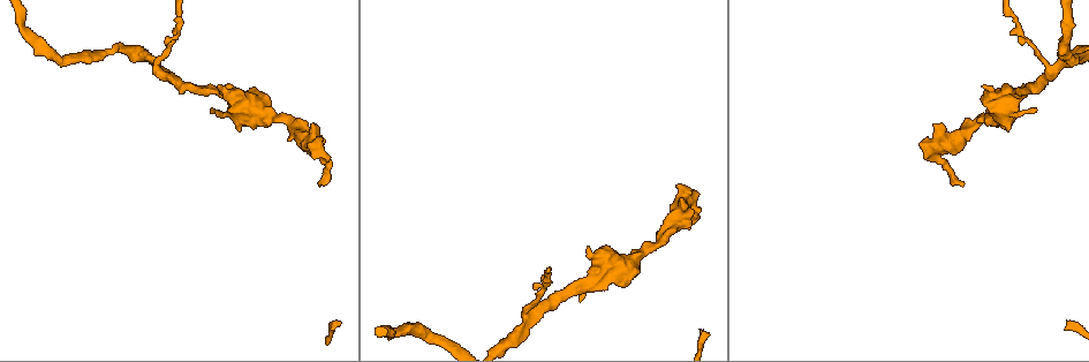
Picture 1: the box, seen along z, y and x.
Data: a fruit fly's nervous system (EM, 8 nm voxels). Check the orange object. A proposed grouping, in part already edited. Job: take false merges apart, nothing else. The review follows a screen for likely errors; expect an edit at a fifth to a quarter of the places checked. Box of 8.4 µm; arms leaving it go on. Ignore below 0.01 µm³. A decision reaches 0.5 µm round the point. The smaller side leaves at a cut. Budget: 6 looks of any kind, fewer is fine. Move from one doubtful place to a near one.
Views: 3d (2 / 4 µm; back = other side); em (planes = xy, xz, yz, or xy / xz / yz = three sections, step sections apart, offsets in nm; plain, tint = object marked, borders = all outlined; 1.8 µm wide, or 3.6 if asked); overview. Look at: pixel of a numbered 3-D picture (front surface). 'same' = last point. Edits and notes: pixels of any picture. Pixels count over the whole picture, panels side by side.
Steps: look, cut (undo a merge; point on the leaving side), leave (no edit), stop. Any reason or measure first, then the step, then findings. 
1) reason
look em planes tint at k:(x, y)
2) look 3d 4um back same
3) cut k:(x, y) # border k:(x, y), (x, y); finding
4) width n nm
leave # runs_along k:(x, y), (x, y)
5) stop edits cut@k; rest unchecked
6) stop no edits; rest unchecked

abrupt turn
look em 3.6um xz step 4 tint at 1:(314, 145)

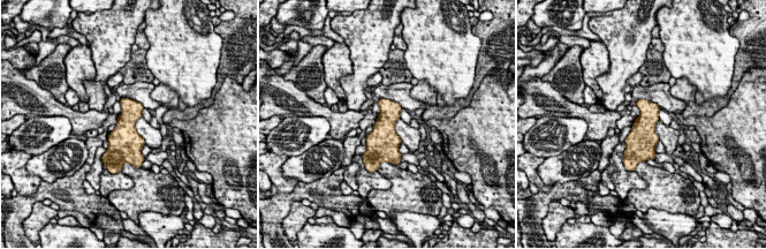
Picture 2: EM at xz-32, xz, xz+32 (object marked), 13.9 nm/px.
look em 3.6um planes borders same

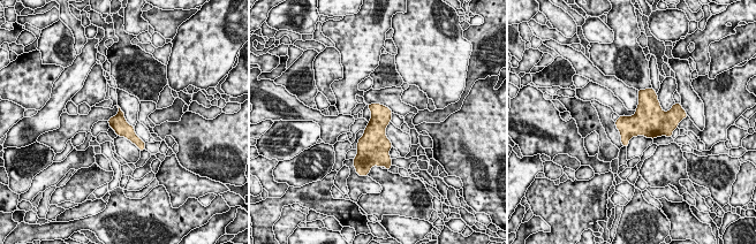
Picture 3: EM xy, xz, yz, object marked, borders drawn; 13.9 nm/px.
leave # continuous, no second cell

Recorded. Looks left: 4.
a fork
look 3d 4um at 1:(1011, 98)

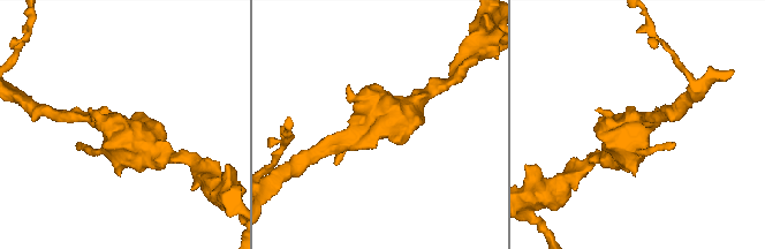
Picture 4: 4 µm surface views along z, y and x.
look em planes tint at 4:(634, 129)

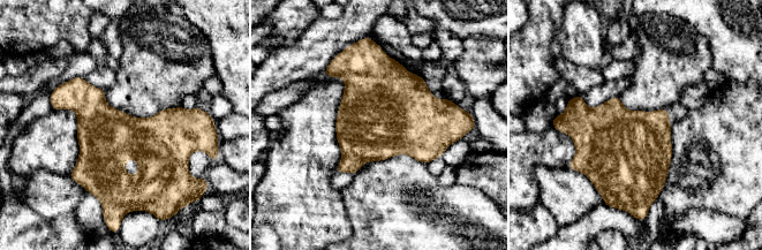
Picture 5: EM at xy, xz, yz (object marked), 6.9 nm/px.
leave # continuous, no second cell

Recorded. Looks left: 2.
side arm on a straight run
look em planes plain at 1:(527, 320)

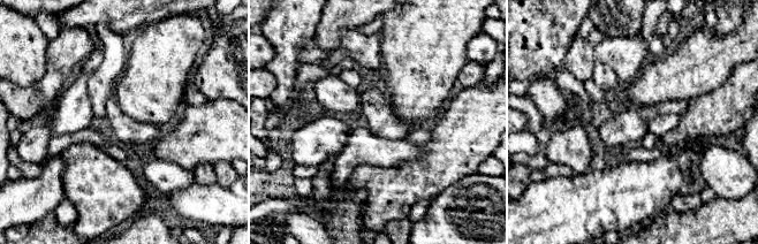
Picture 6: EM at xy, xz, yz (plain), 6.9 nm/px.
with the object marked
look em planes tint same

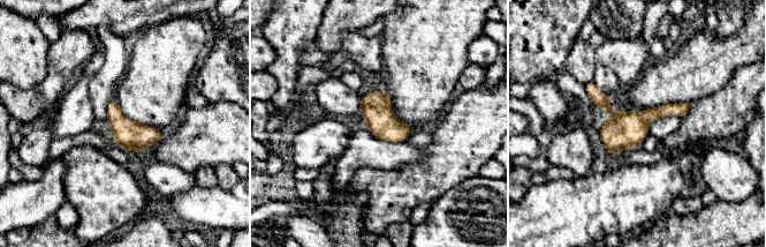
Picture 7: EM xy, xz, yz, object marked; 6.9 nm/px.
width 200 nm
leave # runs_along 7:(588, 87), (617, 118), (688, 105); all the same cell

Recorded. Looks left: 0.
stop no edits; rest unchecked

